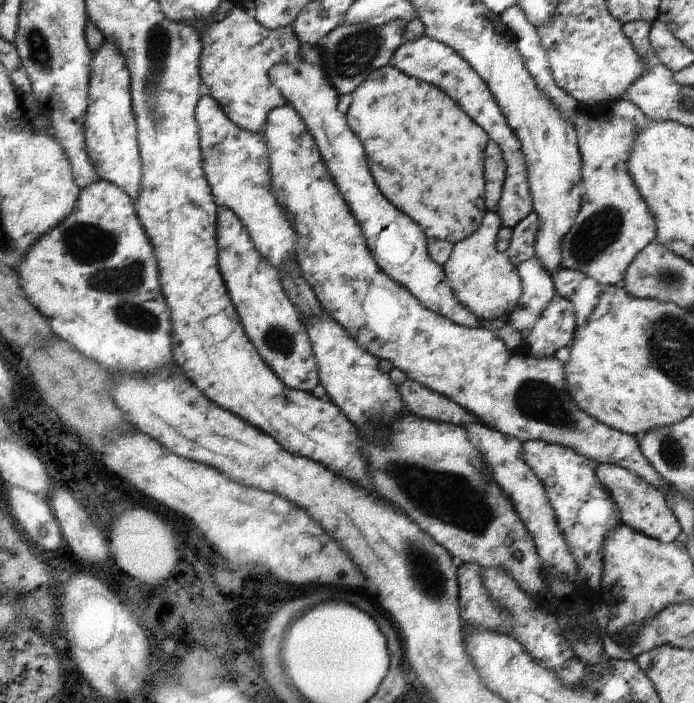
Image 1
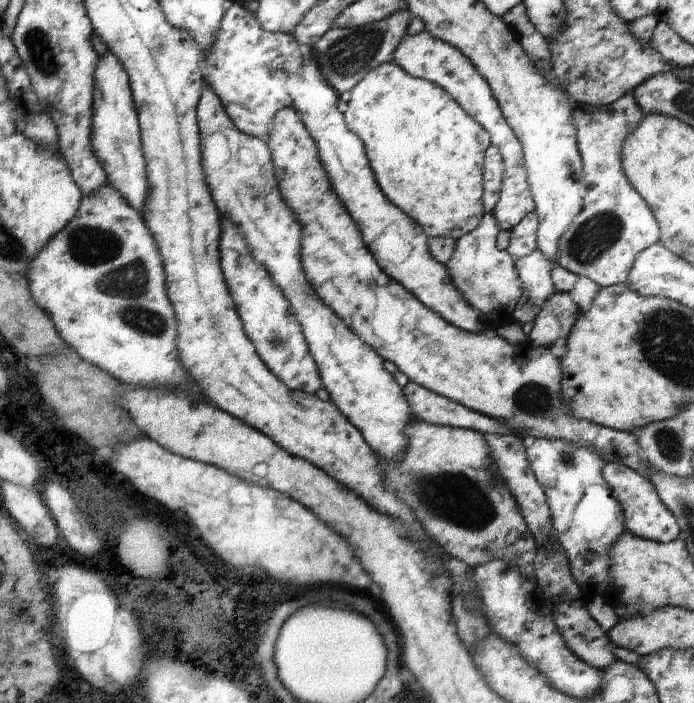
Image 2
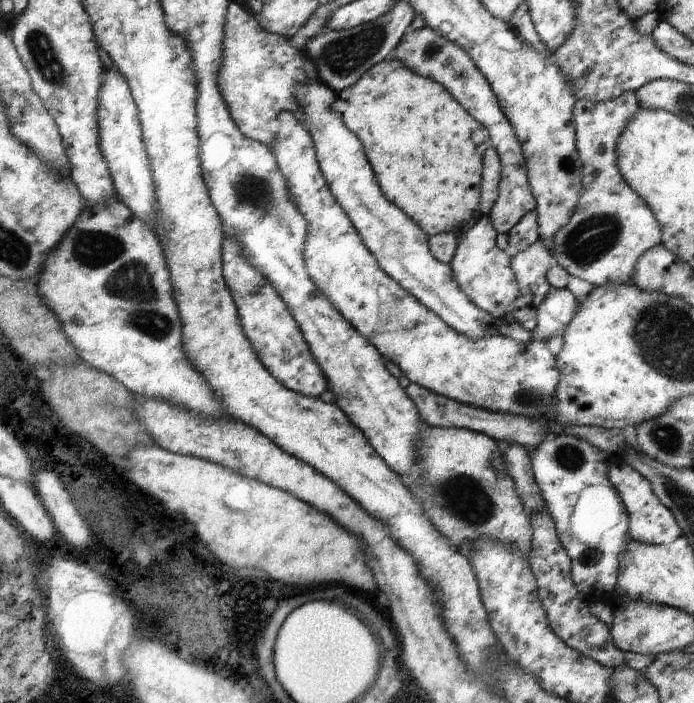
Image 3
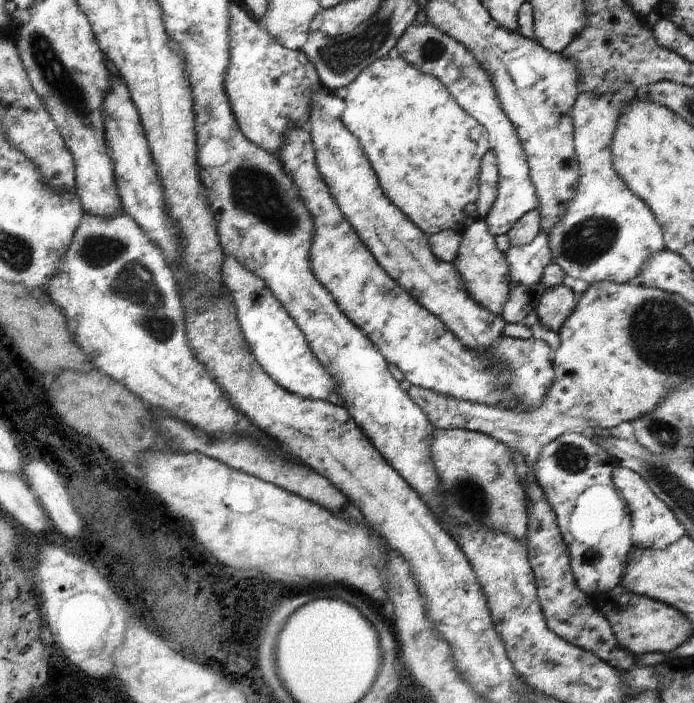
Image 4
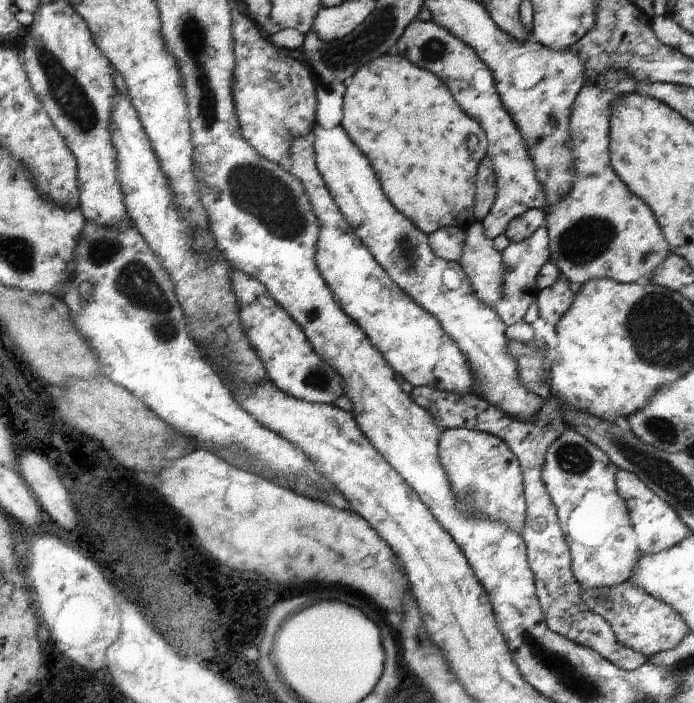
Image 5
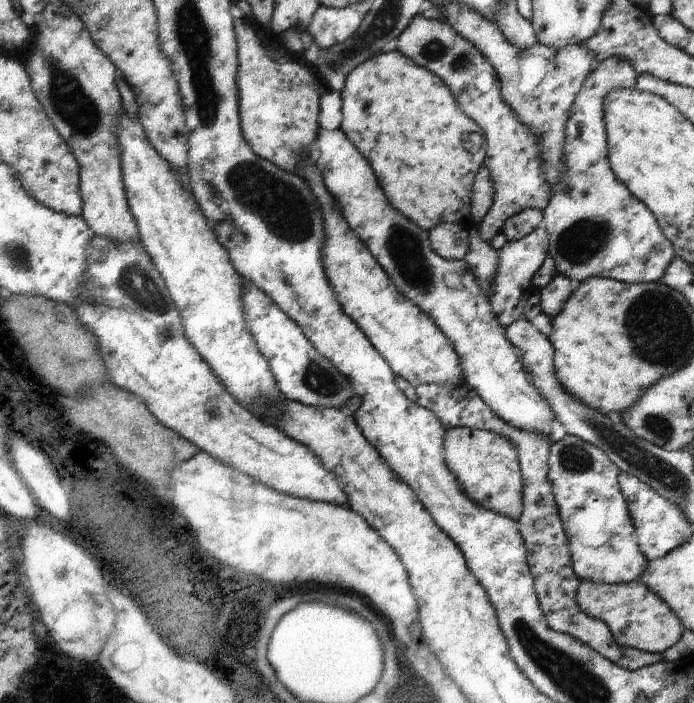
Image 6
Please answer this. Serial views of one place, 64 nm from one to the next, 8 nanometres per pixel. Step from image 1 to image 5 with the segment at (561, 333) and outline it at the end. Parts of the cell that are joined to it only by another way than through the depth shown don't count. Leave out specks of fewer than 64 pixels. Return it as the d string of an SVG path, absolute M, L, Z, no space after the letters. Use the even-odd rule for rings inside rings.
M562 277L551 284L551 286L542 288L535 296L538 315L545 320L547 324L555 326L559 319L571 306L573 302L573 294L569 290L566 282Z

